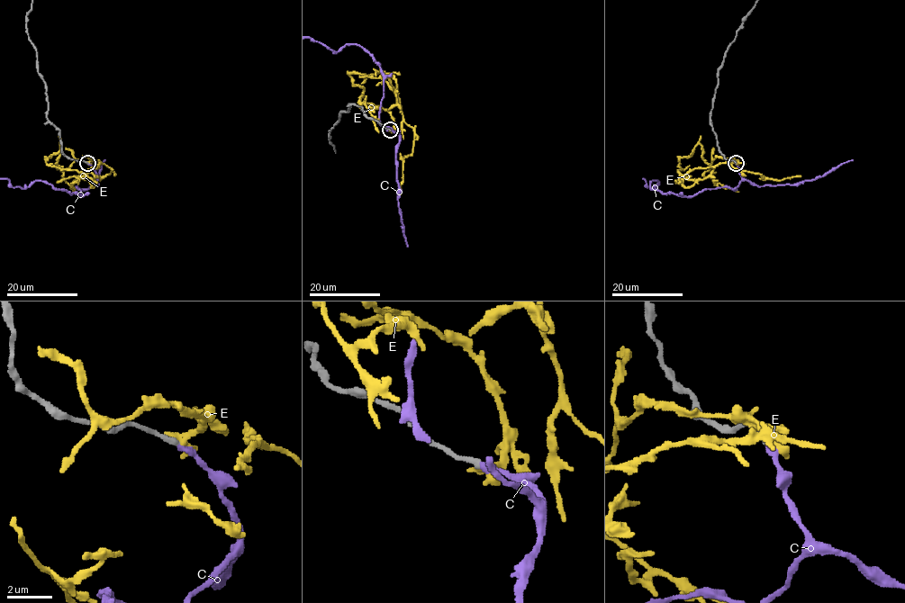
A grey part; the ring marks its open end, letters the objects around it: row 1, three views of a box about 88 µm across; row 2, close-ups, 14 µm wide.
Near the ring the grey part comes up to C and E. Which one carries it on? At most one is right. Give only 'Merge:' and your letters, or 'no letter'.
Merge: C

